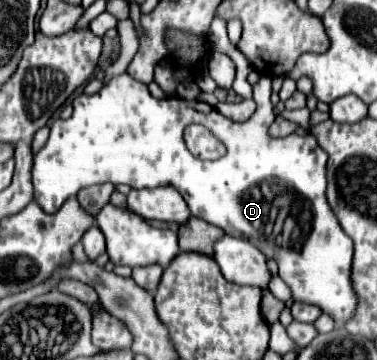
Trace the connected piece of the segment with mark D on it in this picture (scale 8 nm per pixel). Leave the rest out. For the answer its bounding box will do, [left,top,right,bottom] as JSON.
[32,73,358,328]

